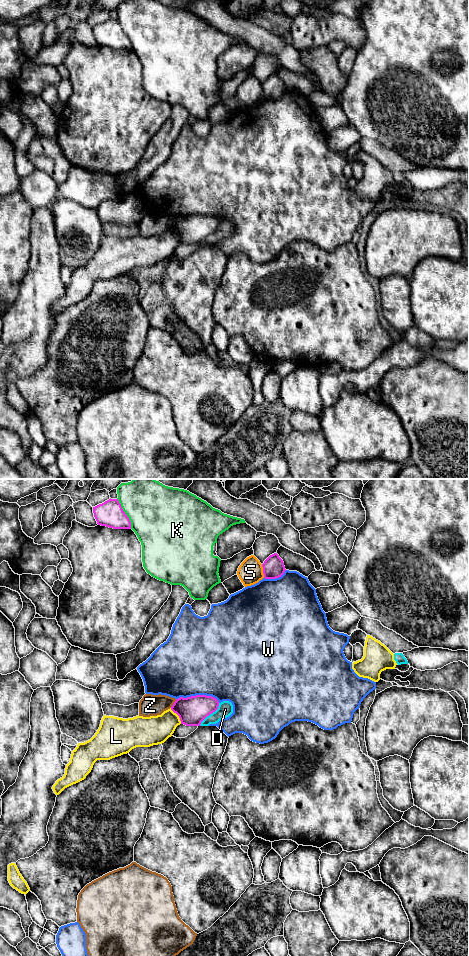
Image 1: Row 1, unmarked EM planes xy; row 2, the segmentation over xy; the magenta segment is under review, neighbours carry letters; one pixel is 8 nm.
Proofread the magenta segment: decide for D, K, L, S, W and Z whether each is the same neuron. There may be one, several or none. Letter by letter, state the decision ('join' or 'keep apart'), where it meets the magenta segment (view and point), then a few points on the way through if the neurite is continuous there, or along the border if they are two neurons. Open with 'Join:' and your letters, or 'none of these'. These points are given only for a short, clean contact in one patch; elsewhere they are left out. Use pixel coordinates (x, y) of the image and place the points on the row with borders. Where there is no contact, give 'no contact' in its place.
Join: none of these
D: keep apart; contact xy (210, 713); border xy (219, 703), (218, 707), (199, 725)
K: keep apart; contact xy (124, 513)
L: keep apart; contact xy (178, 715)
S: keep apart; contact xy (263, 571)
W: keep apart; contact xy (198, 695)
Z: keep apart; contact xy (174, 703)

